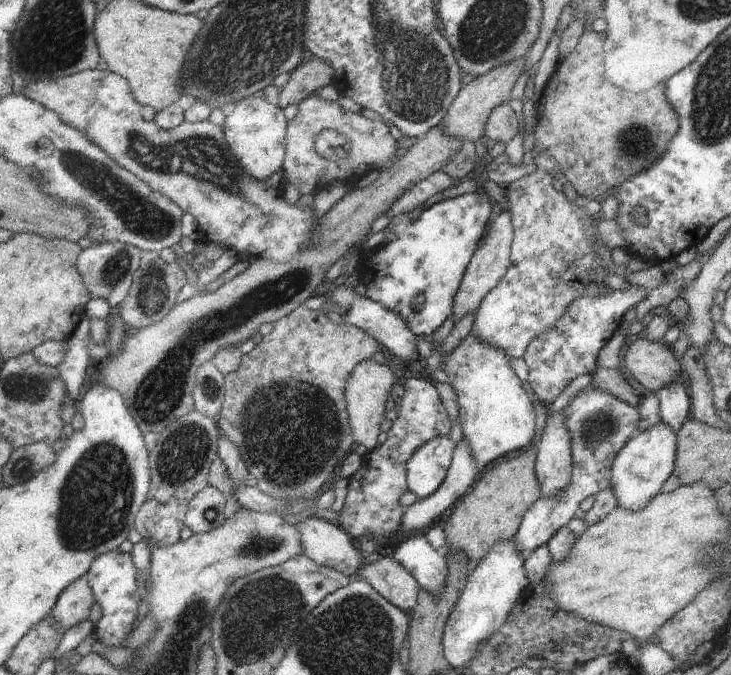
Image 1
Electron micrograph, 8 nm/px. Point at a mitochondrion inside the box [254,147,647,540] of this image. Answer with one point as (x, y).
(597, 429)

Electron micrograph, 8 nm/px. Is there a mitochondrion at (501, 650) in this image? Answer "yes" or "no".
yes

